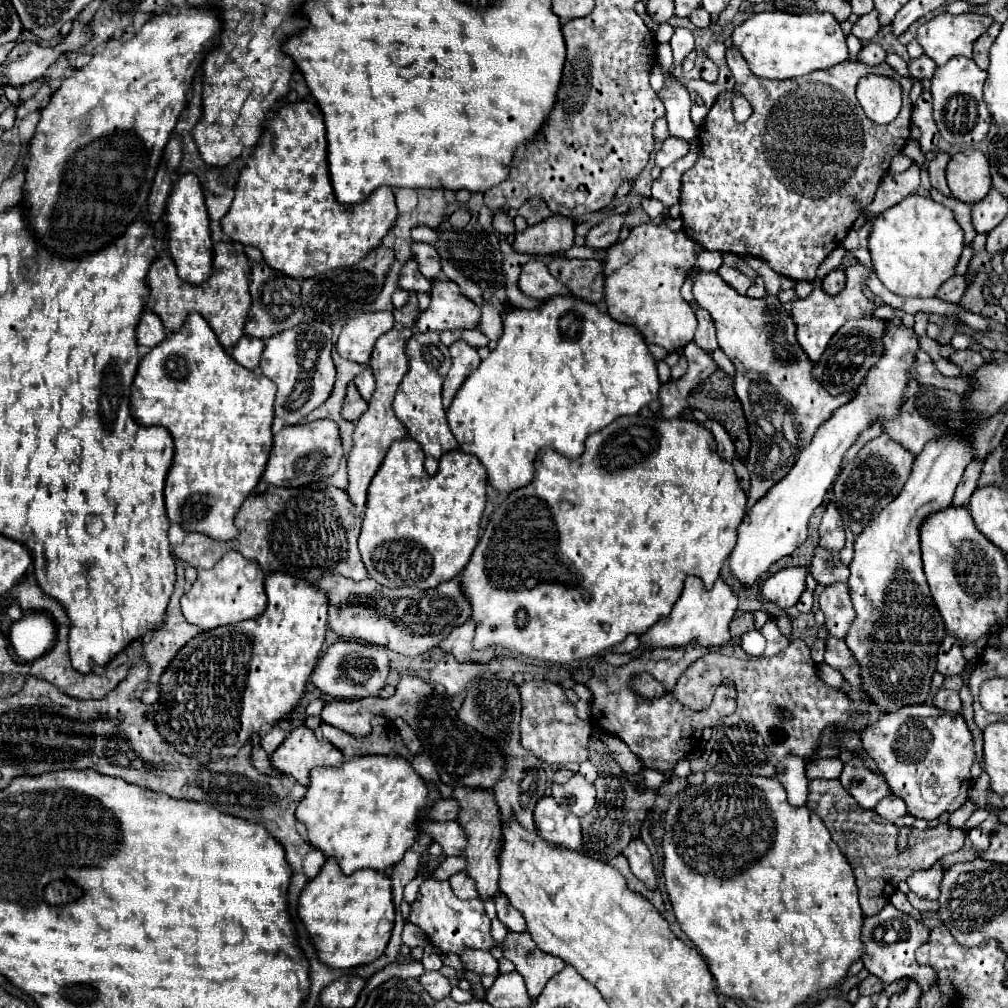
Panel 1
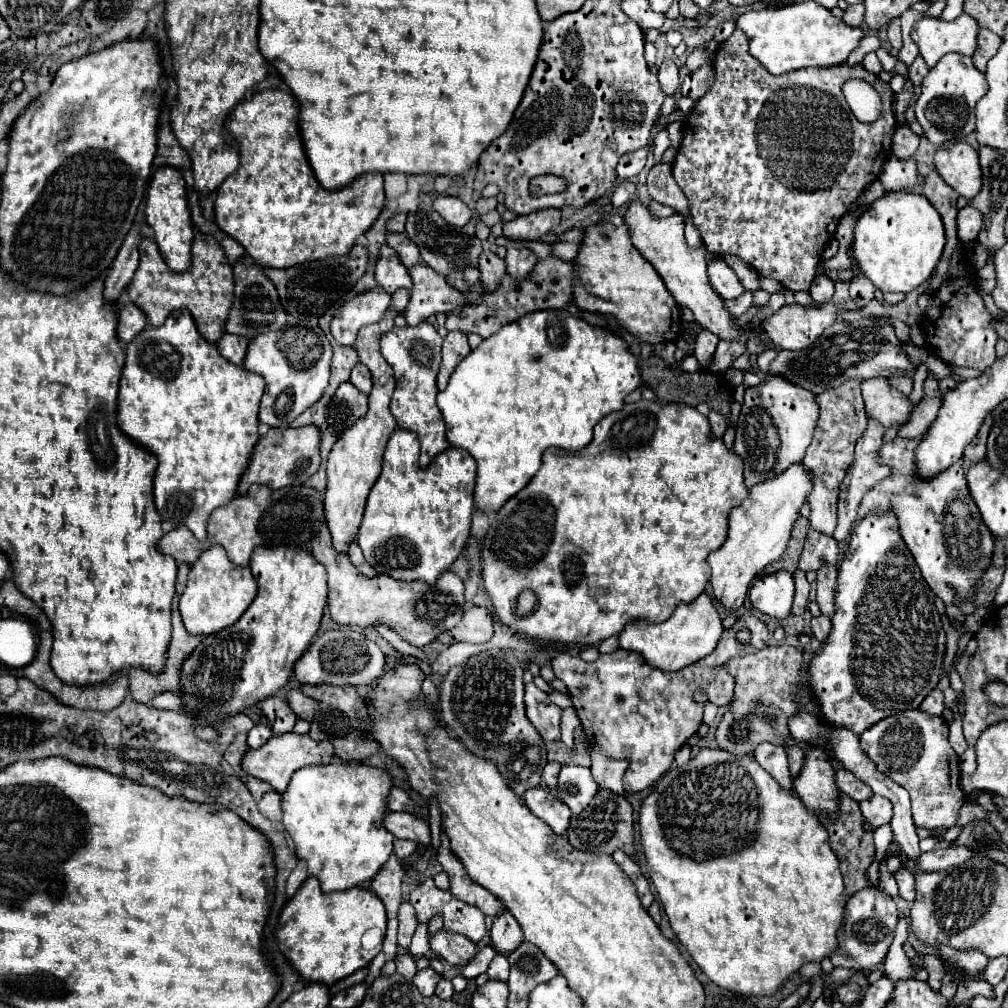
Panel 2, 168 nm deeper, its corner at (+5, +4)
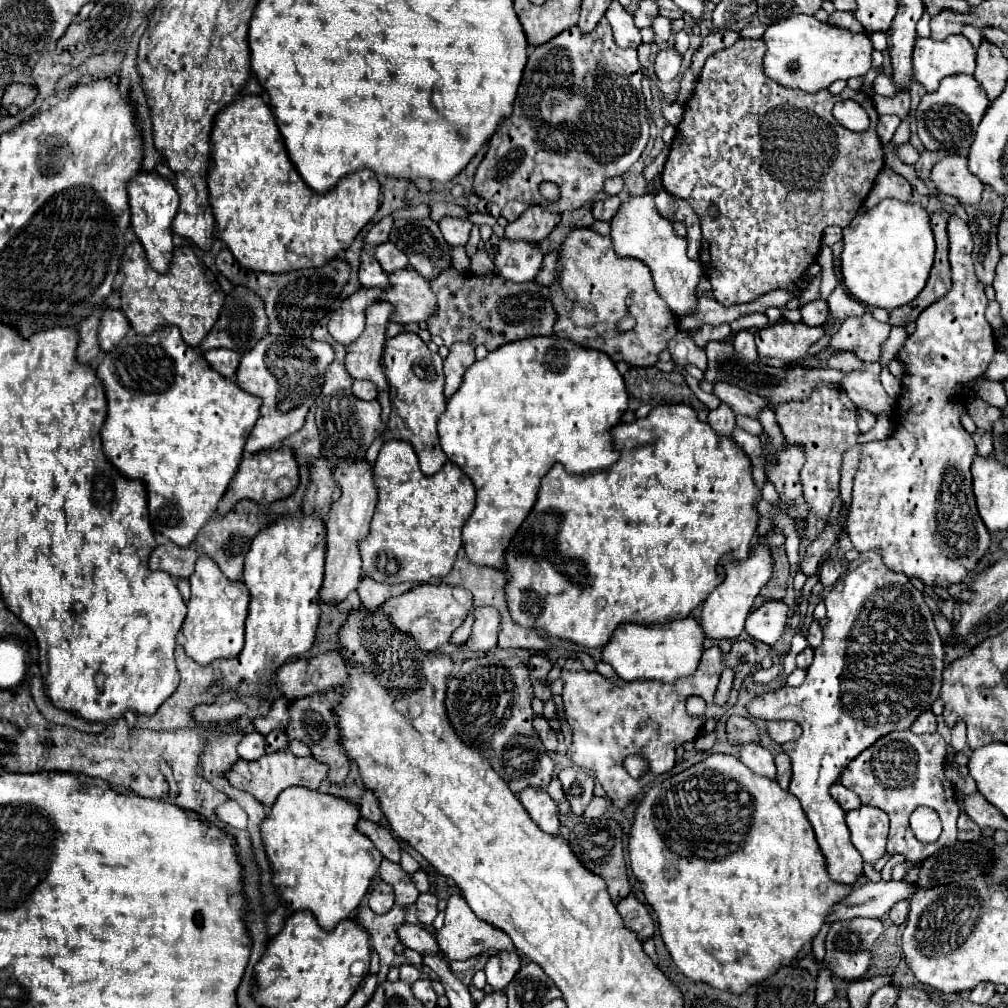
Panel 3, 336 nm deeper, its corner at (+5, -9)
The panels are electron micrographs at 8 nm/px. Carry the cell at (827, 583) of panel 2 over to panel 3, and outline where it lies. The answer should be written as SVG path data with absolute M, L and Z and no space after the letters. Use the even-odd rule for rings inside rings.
M837 556L831 558L831 560L827 560L827 562L823 564L823 568L821 568L819 582L821 582L825 588L833 586L833 584L837 582L837 578L841 576L841 570L843 570L843 562L841 562Z

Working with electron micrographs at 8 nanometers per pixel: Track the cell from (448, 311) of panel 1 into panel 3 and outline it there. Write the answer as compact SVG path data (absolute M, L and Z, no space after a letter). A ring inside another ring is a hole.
M413 268L397 270L395 274L389 274L389 280L391 288L381 294L381 300L395 306L391 322L425 322L437 312L437 300L429 282L421 278L421 274L417 274Z

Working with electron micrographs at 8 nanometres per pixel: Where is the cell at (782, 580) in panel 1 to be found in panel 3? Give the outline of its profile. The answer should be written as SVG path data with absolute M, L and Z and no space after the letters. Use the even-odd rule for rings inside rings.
M783 600L765 602L763 606L759 606L749 614L745 630L751 634L751 638L773 646L785 632L787 620L789 620L789 606Z

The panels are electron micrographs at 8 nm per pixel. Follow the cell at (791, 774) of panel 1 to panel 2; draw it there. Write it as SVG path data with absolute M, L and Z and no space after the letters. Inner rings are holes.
M759 743L753 749L753 757L759 761L759 765L769 771L781 787L793 789L791 787L791 777L789 777L789 767L787 767L787 757L785 757L785 747L773 745L773 743Z

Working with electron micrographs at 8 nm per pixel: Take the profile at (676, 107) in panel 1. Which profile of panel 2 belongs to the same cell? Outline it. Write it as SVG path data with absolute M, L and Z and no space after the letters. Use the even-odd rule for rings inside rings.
M665 59L661 65L659 65L659 83L661 83L661 89L665 95L675 95L681 87L681 81L679 81L679 67L675 65L673 59Z

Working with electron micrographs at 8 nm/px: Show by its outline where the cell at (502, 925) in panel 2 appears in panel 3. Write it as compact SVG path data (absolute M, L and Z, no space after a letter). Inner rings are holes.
M497 952L497 956L491 956L485 964L487 984L491 984L493 990L505 990L505 986L513 980L519 966L521 966L521 960L517 954Z

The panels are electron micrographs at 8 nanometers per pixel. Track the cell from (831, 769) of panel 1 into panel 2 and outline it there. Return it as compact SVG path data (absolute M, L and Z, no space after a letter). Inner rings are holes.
M791 745L785 751L787 751L787 759L789 759L789 773L795 779L799 769L801 769L801 765L803 765L803 751L797 745Z

